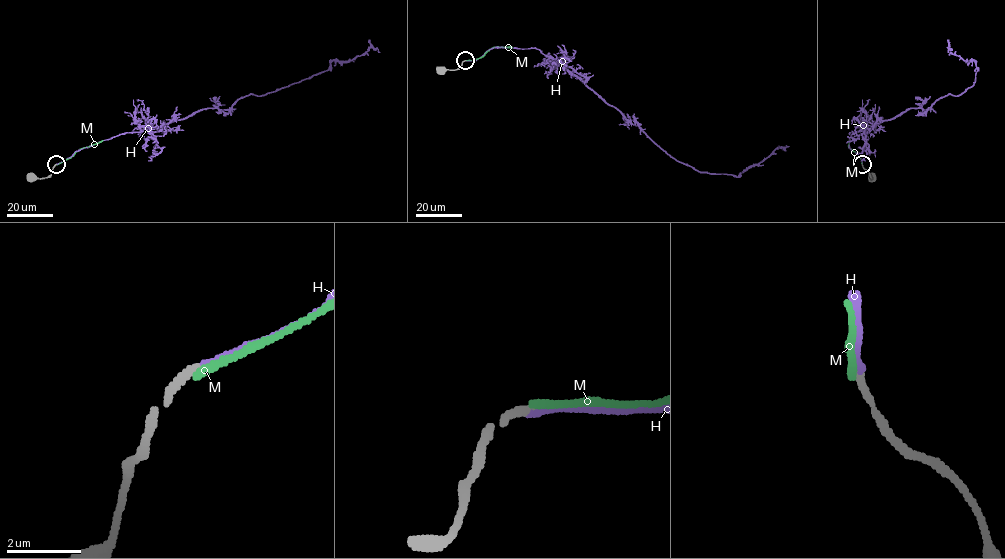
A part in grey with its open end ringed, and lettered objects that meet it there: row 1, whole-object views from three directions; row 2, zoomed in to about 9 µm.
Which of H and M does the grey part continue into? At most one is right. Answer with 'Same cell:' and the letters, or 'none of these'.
Same cell: H

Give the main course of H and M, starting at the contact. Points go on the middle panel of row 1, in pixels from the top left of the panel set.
H: (465, 60), (494, 47), (538, 48), (672, 157), (702, 172), (737, 176), (789, 146)
M: (465, 60), (479, 58), (493, 47), (512, 47)

